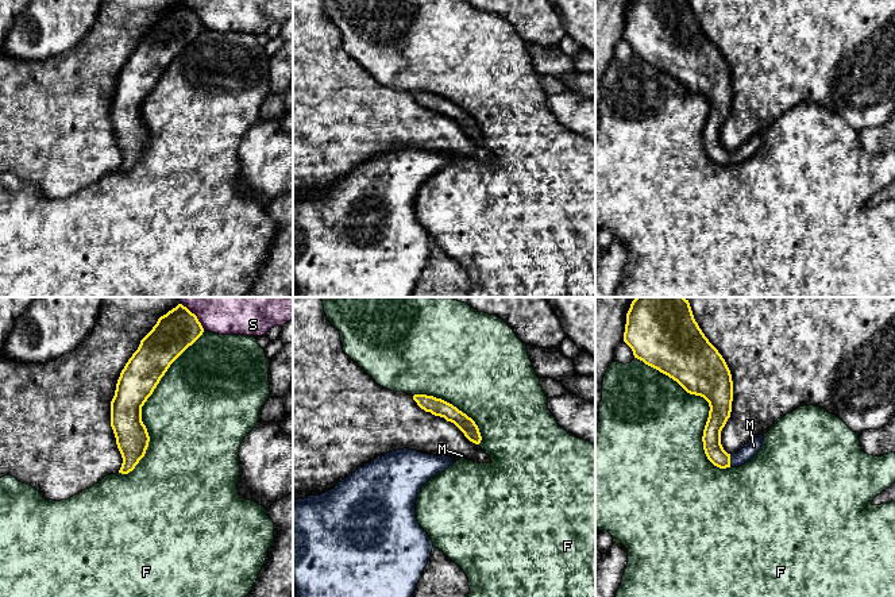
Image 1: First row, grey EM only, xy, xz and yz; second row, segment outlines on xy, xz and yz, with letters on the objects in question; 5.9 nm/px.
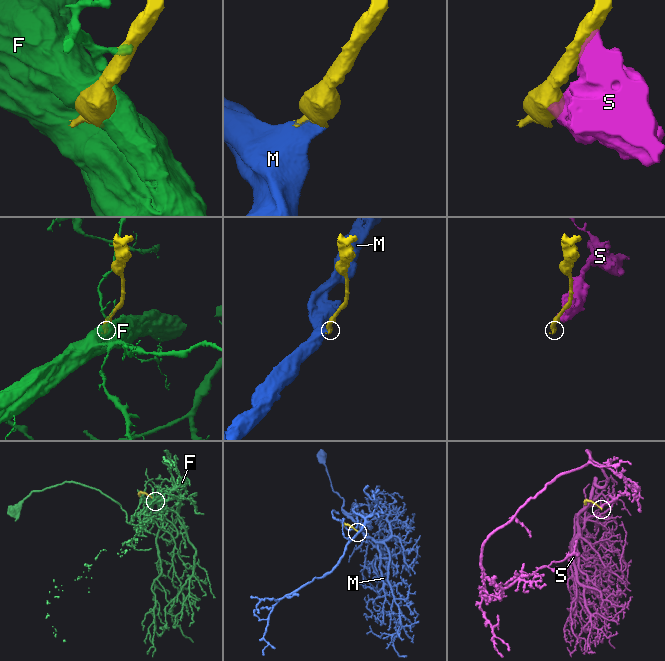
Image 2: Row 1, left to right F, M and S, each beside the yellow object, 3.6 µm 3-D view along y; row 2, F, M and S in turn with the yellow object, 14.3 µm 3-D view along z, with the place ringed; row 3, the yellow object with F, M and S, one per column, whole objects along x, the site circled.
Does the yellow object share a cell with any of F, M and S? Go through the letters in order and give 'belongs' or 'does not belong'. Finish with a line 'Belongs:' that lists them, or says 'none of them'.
F: does not belong
M: belongs
S: does not belong
Belongs: M

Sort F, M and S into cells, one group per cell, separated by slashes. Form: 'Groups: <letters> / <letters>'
Groups: F / M / S

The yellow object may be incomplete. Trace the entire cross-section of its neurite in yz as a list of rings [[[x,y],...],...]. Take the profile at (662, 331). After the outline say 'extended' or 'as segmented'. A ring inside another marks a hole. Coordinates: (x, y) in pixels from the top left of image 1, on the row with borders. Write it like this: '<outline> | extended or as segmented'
[[[636,297],[626,313],[624,342],[634,358],[676,381],[687,393],[703,397],[710,407],[703,430],[703,450],[720,469],[738,467],[749,462],[763,447],[764,435],[751,439],[740,451],[728,454],[721,444],[721,431],[732,412],[733,381],[730,370],[694,319],[684,297]]] | extended

